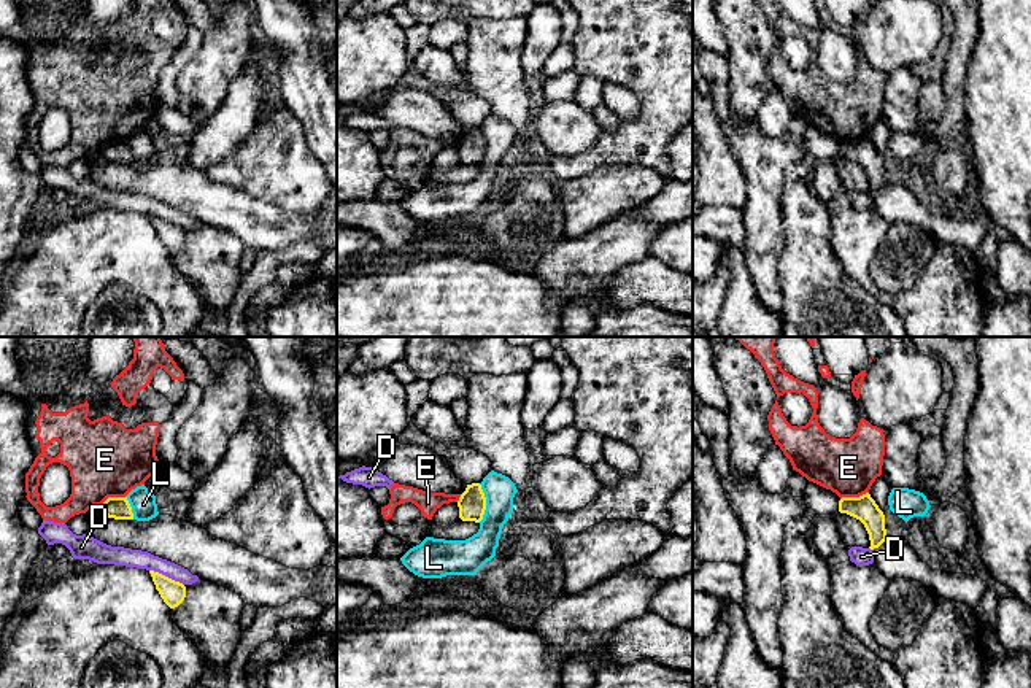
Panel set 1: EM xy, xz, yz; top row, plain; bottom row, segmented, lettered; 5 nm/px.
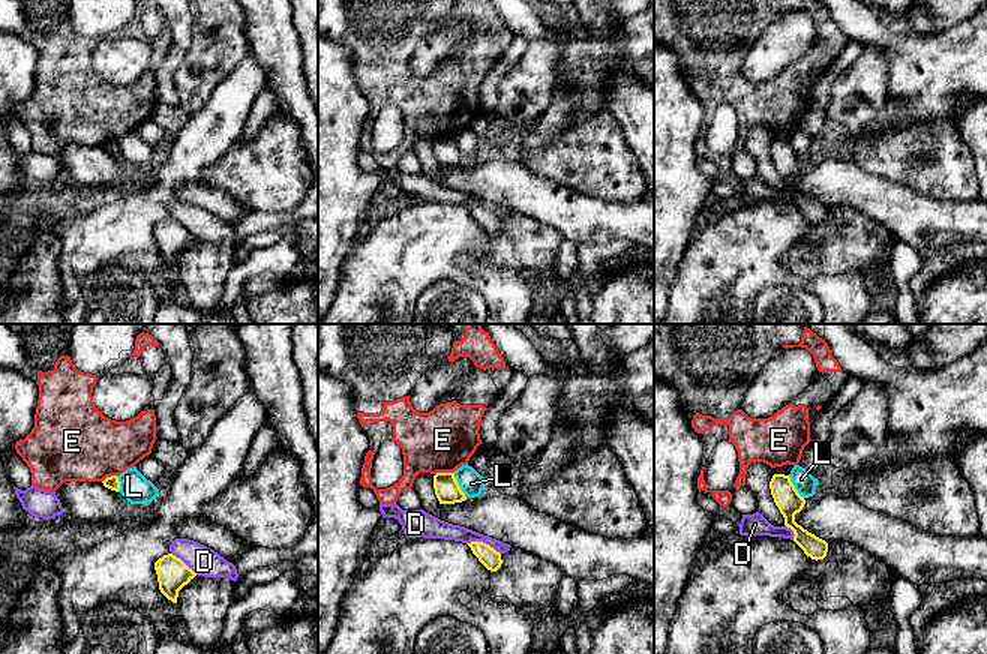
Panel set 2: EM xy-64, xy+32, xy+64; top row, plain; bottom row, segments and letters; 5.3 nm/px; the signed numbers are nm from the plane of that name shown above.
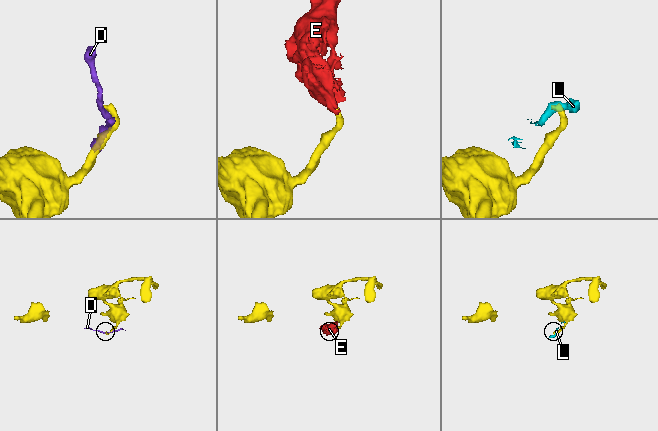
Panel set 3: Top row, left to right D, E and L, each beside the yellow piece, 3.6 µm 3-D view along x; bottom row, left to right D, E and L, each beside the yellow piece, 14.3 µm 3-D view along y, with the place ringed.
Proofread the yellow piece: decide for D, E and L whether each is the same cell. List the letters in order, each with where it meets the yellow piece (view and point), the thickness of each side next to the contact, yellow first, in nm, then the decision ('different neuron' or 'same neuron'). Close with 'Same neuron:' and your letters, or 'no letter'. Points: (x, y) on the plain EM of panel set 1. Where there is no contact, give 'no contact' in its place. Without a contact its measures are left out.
D: contact xy (167, 221); calibres 120 and 100 nm; different neuron
E: contact yz (853, 142); calibres 130 and 280 nm; different neuron
L: contact xz (485, 146); calibres 140 and 160 nm; different neuron
Same neuron: no letter

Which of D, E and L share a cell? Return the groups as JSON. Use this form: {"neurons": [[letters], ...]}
{"neurons": [["D"], ["E"], ["L"]]}

